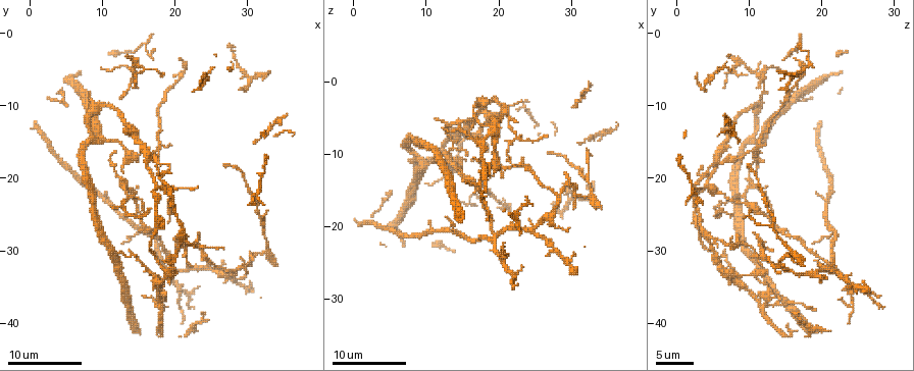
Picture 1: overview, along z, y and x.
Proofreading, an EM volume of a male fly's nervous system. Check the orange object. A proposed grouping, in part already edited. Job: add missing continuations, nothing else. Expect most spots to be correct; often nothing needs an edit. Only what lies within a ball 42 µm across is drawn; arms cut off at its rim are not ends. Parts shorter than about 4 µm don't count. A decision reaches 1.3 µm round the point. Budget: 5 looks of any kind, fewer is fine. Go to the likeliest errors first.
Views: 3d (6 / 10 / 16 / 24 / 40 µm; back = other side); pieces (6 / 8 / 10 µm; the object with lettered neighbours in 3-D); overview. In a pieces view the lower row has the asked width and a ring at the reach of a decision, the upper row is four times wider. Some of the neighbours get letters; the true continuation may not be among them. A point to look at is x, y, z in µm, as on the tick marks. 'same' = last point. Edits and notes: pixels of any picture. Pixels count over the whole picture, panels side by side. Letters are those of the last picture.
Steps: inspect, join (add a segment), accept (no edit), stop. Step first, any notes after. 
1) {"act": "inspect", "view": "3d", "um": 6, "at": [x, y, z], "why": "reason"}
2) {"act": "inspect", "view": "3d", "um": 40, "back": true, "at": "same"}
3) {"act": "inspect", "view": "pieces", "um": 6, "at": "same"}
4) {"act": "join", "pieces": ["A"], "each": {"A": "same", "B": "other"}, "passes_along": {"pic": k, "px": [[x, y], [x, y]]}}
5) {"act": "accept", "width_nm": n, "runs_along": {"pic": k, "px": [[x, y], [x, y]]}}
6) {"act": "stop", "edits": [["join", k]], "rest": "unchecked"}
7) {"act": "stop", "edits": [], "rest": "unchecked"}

{"act": "inspect", "view": "3d", "um": 10, "at": [19.5, 33.0, 12.5], "why": "free end"}

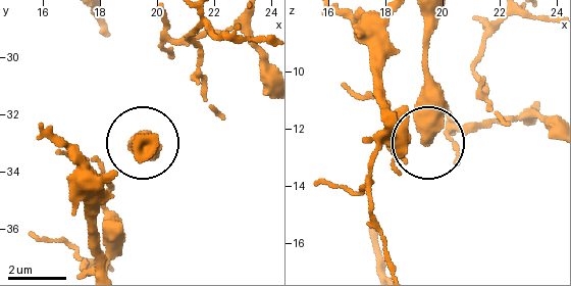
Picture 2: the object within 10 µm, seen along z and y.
{"act": "inspect", "view": "pieces", "um": 6, "at": "same", "why": "what lies round it"}

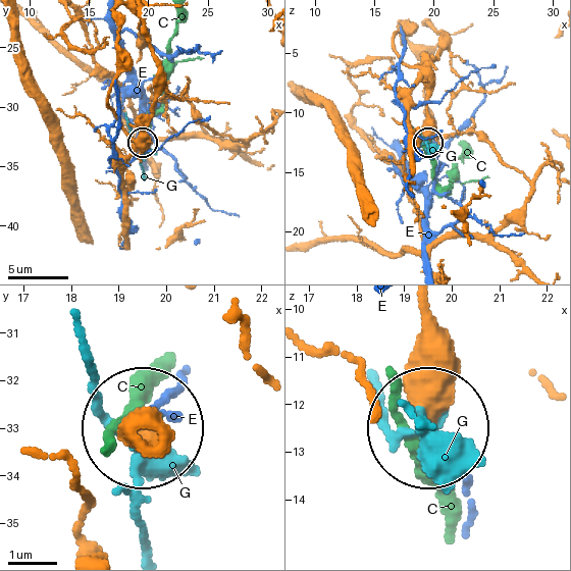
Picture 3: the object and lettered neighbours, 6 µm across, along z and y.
{"act": "accept", "width_nm": 490, "each": {"C": "other", "E": "other", "G": "other"}, "found": "none of them fits"}

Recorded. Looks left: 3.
{"act": "inspect", "view": "3d", "um": 10, "at": [27.0, 18.0, 9.5], "why": "an open end"}

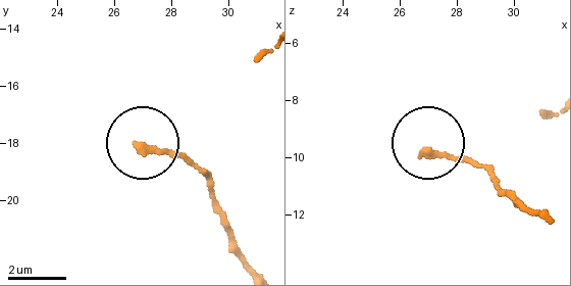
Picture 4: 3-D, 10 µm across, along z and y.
{"act": "inspect", "view": "pieces", "um": 8, "at": [27.0, 18.2, 9.9]}

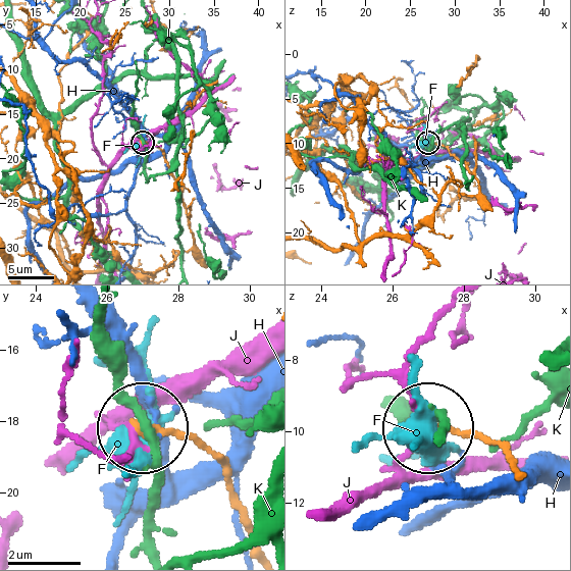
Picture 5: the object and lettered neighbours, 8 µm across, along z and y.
{"act": "accept", "each": {"F": "other", "H": "other", "J": "other", "K": "other"}, "runs_along": {"pic": 5, "px": [[174, 255], [193, 244], [186, 207], [163, 152], [143, 143]]}, "found": "no lettered segment goes on from it"}

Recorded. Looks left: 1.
{"act": "inspect", "view": "pieces", "um": 6, "at": [17.5, 18.5, 3.5], "why": "thin end"}

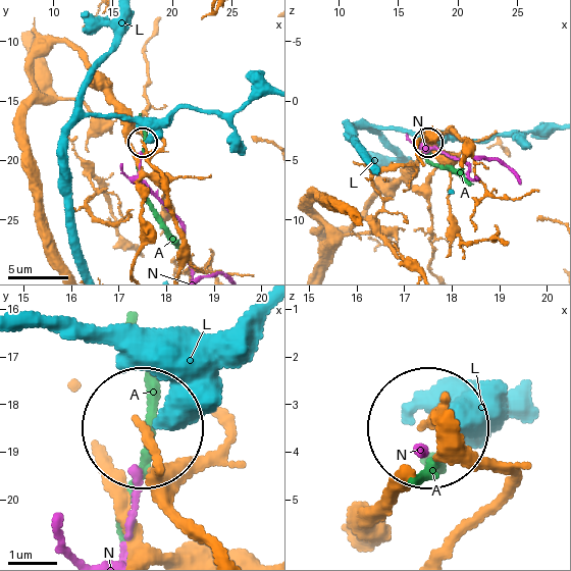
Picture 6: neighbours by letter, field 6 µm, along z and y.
{"act": "accept", "width_nm": 150, "each": {"A": "other", "L": "other", "N": "other"}, "runs_along": {"pic": 6, "px": [[217, 553], [172, 504], [148, 434]]}, "found": "no lettered segment goes on from it"}

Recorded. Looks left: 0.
{"act": "stop", "edits": [], "rest": "unchecked"}

